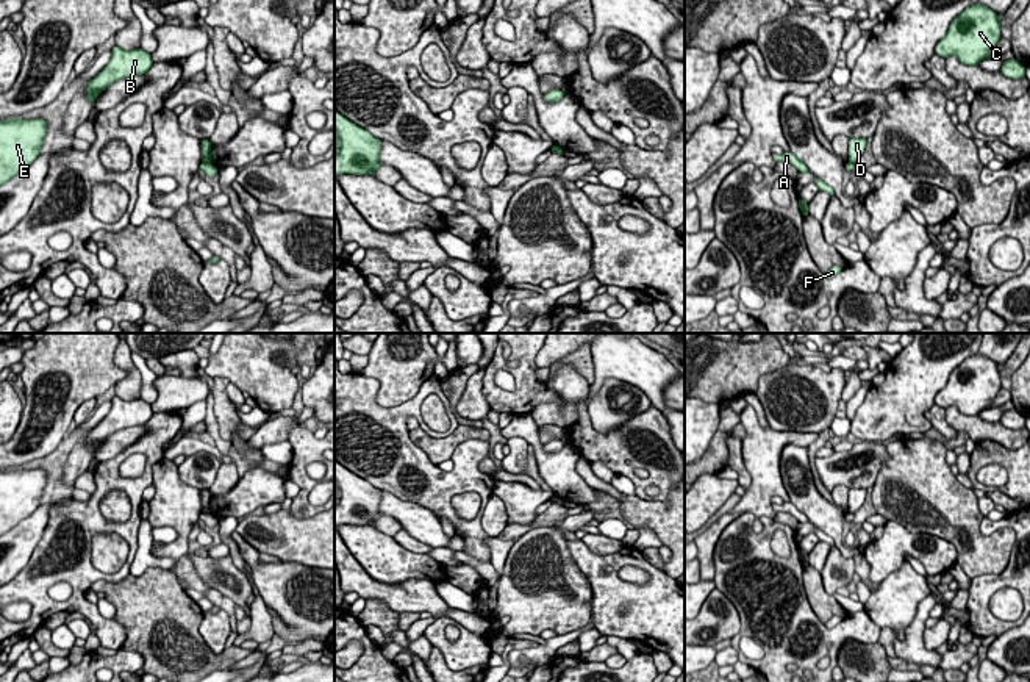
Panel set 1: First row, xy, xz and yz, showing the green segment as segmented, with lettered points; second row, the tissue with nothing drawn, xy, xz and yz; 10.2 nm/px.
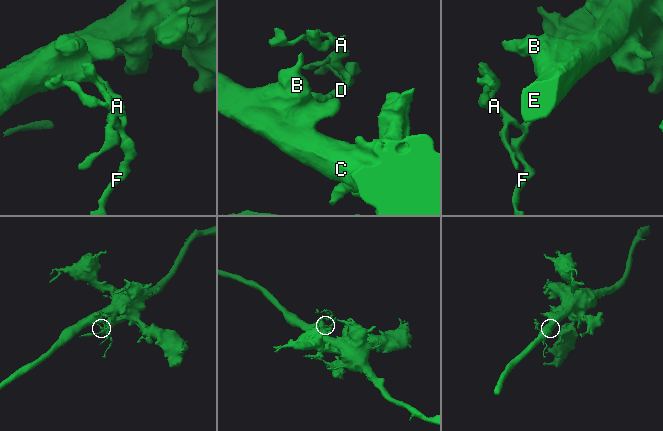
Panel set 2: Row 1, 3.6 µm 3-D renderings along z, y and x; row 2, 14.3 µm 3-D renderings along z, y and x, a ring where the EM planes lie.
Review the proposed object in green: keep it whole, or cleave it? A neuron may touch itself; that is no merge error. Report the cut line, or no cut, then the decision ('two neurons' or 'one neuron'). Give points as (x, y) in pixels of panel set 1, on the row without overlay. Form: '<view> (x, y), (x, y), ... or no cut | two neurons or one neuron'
xy (203, 512), (210, 513) | two neurons

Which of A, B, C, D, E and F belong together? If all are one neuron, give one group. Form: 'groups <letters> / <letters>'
groups A F / B C D E

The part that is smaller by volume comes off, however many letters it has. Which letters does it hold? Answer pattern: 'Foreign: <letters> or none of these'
Foreign: A, F

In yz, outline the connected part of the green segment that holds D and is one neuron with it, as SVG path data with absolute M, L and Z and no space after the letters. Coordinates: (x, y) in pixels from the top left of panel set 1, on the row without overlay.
M852 488L849 490L849 513L857 513L860 507L864 504L867 490L864 488Z

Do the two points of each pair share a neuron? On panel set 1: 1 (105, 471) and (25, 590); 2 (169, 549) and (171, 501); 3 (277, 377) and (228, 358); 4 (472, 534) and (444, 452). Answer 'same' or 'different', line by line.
1: same
2: same
3: same
4: different

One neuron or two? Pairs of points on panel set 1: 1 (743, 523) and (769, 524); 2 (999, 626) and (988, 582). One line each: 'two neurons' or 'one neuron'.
1: one neuron
2: one neuron

